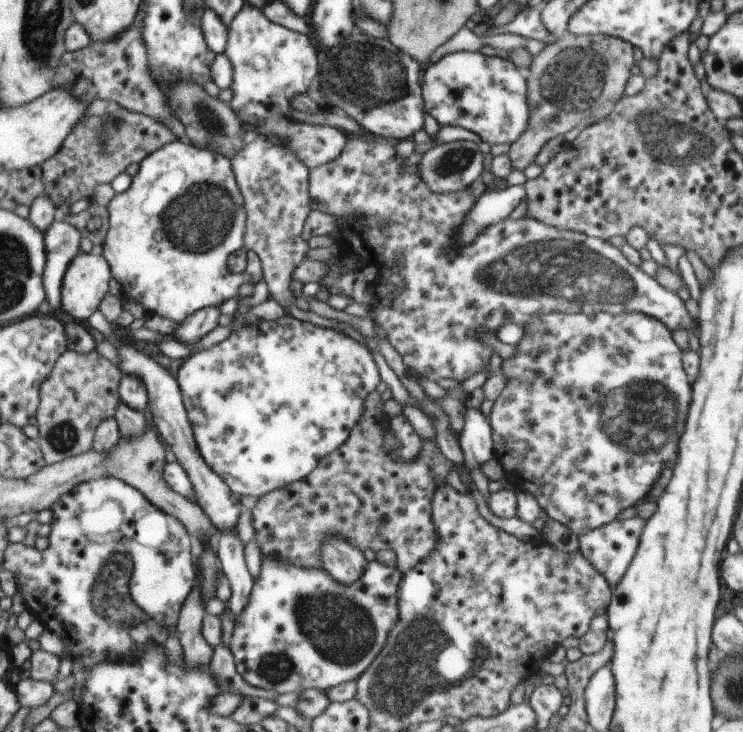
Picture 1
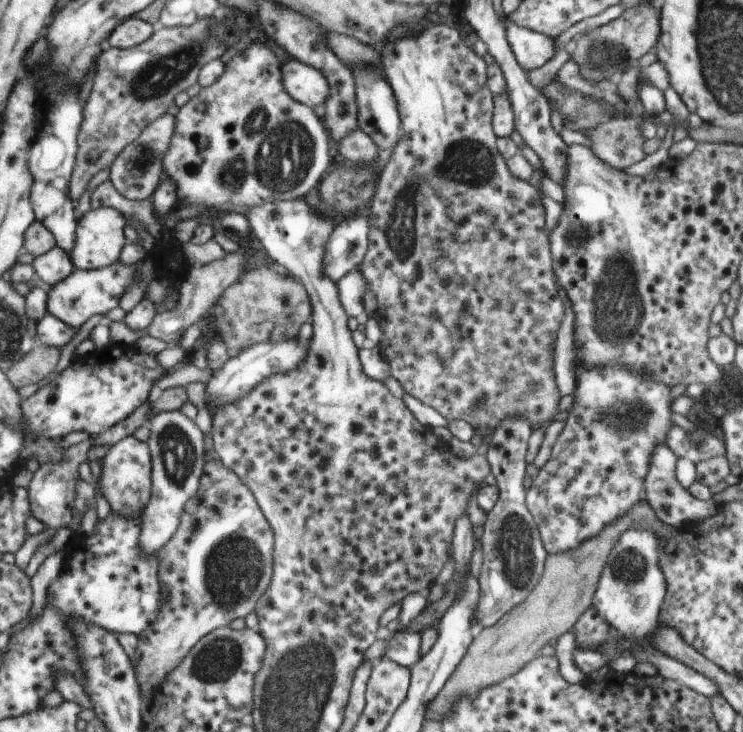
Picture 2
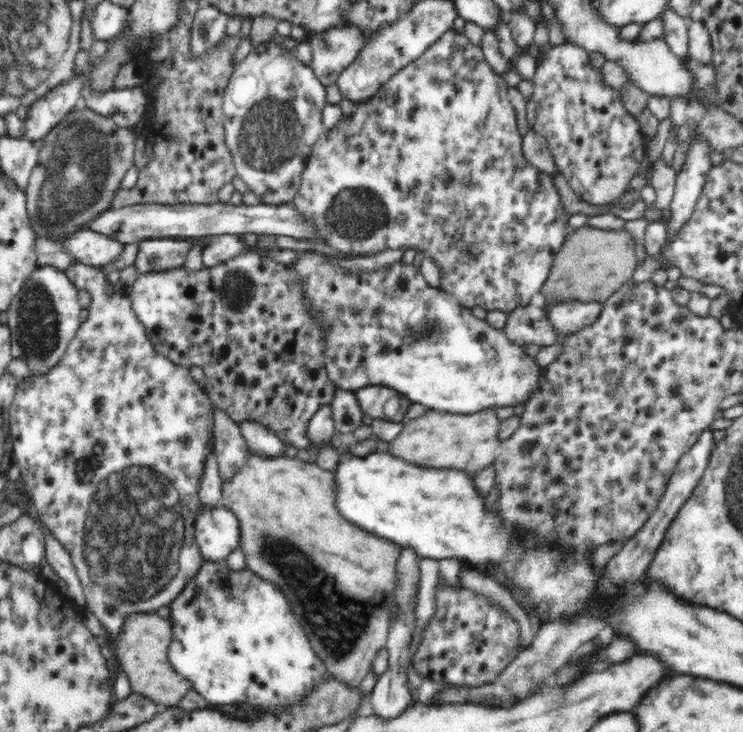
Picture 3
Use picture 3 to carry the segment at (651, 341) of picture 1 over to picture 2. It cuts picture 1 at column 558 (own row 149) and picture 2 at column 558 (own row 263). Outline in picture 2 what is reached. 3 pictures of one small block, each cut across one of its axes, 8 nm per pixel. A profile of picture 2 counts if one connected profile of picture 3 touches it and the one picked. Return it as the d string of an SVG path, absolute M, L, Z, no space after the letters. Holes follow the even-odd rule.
M575 363L574 370L574 404L548 462L533 477L527 494L528 508L539 527L540 536L543 536L547 551L552 554L579 547L588 539L598 536L608 524L632 511L640 502L655 448L665 444L666 434L673 425L672 392L666 384L642 380L626 366L586 370L582 364Z

